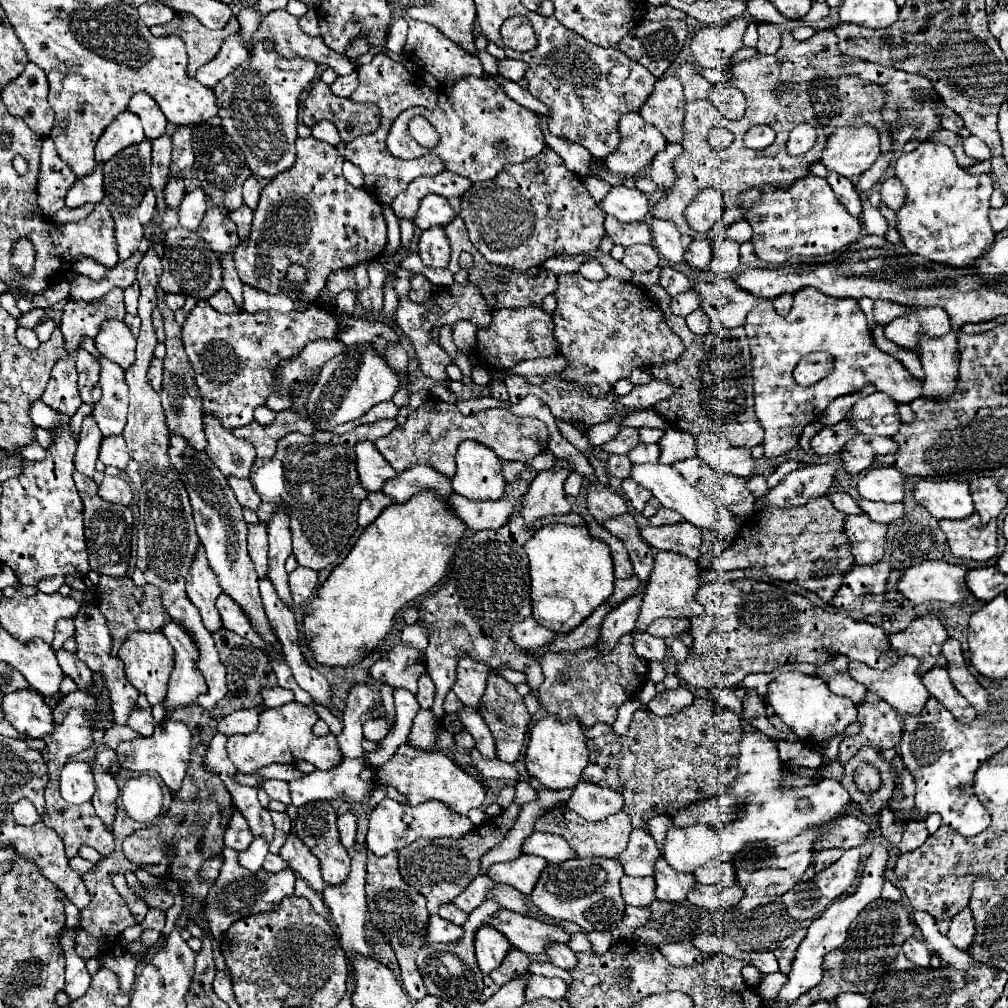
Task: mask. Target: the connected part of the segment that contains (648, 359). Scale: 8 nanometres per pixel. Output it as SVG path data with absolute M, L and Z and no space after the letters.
M563 273L557 281L553 335L559 343L559 353L567 359L561 379L575 383L589 397L611 391L617 381L627 379L637 367L675 363L681 359L681 339L667 325L659 305L635 283L623 283L611 277L589 281L579 273Z

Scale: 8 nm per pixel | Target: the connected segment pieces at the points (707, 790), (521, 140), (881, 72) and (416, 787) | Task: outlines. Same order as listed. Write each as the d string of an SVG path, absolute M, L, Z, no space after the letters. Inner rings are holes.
M695 699L687 711L673 717L657 717L647 709L639 709L633 715L627 735L615 735L611 725L599 723L595 727L585 729L587 749L589 749L589 765L583 771L585 783L595 783L599 787L611 787L623 795L623 813L629 815L631 825L649 833L647 821L657 815L675 817L687 805L709 799L713 795L727 793L729 783L737 777L737 755L739 755L739 739L741 739L741 719L733 711L719 705L715 699Z
M491 77L459 79L453 87L441 91L437 109L433 111L421 107L403 111L395 119L385 143L387 151L397 159L417 159L427 153L439 155L445 159L449 171L463 175L473 183L493 179L505 165L525 163L545 149L537 115L509 99L503 87ZM415 115L425 117L439 133L439 141L431 149L421 147L407 129L407 121ZM499 143L503 143L503 147L499 147Z
M843 55L843 59L845 59L845 65L843 65L845 71L857 73L861 79L883 87L885 103L881 107L881 115L893 137L893 151L901 151L909 141L927 141L935 131L941 129L941 113L935 109L935 101L939 101L939 95L927 77L917 73L905 73L877 63L867 63L847 55Z
M399 747L397 755L393 755L385 765L375 767L375 785L389 785L395 787L401 795L407 797L407 805L419 805L429 799L441 801L445 807L451 811L467 817L469 809L481 807L485 799L483 787L471 779L471 775L465 775L461 767L455 767L451 759L439 751L439 749L429 749L429 751L419 751L413 747Z

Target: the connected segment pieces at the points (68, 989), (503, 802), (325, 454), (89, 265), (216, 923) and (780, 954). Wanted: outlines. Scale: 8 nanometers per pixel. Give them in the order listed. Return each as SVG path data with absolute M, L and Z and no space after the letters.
M66 929L60 940L65 961L67 961L67 973L65 973L65 985L63 991L71 1001L82 997L91 983L91 977L87 975L85 961L75 953L75 941L73 930Z
M507 785L507 787L503 787L503 789L499 791L499 797L497 797L497 805L501 805L501 807L505 809L505 807L509 807L509 805L513 803L513 797L515 797L515 787Z
M375 421L345 435L329 431L317 431L309 437L289 433L277 443L277 453L271 459L257 459L253 463L249 479L261 497L257 517L261 523L267 523L277 507L289 513L293 555L299 565L321 571L337 563L357 529L355 511L367 495L355 473L355 443L371 439L365 435L389 435L395 425L395 421Z
M75 257L75 261L73 261L73 271L77 271L79 275L85 275L85 277L89 277L89 279L93 279L93 281L99 281L99 279L103 279L105 277L105 267L99 267L95 261L91 261L91 259L87 259L87 257Z
M229 847L223 849L223 859L225 859L223 869L217 881L211 885L199 915L211 927L211 933L215 939L221 939L235 921L243 917L251 917L261 911L271 911L283 897L293 895L293 883L295 883L295 873L291 869L281 871L279 875L267 875L263 869L257 873L243 871L243 867L239 867L237 863L237 853Z
M799 929L795 935L787 937L777 949L775 949L775 959L779 963L779 971L781 973L789 973L791 971L791 963L795 959L795 951L799 947L799 943L803 941L803 935L805 935L805 929Z

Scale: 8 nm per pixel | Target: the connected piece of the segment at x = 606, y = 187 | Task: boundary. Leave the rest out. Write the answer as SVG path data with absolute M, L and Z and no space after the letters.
M581 177L581 181L595 201L601 201L611 191L611 185L599 177Z

